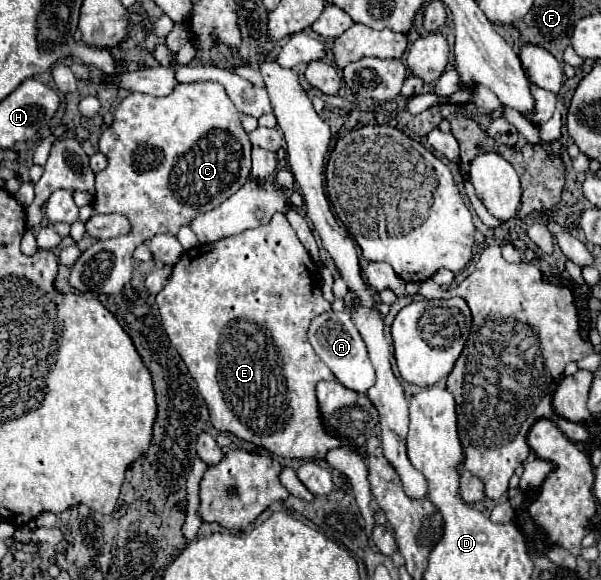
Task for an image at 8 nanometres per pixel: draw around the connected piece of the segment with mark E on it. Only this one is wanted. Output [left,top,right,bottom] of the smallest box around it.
[156,214,354,460]

